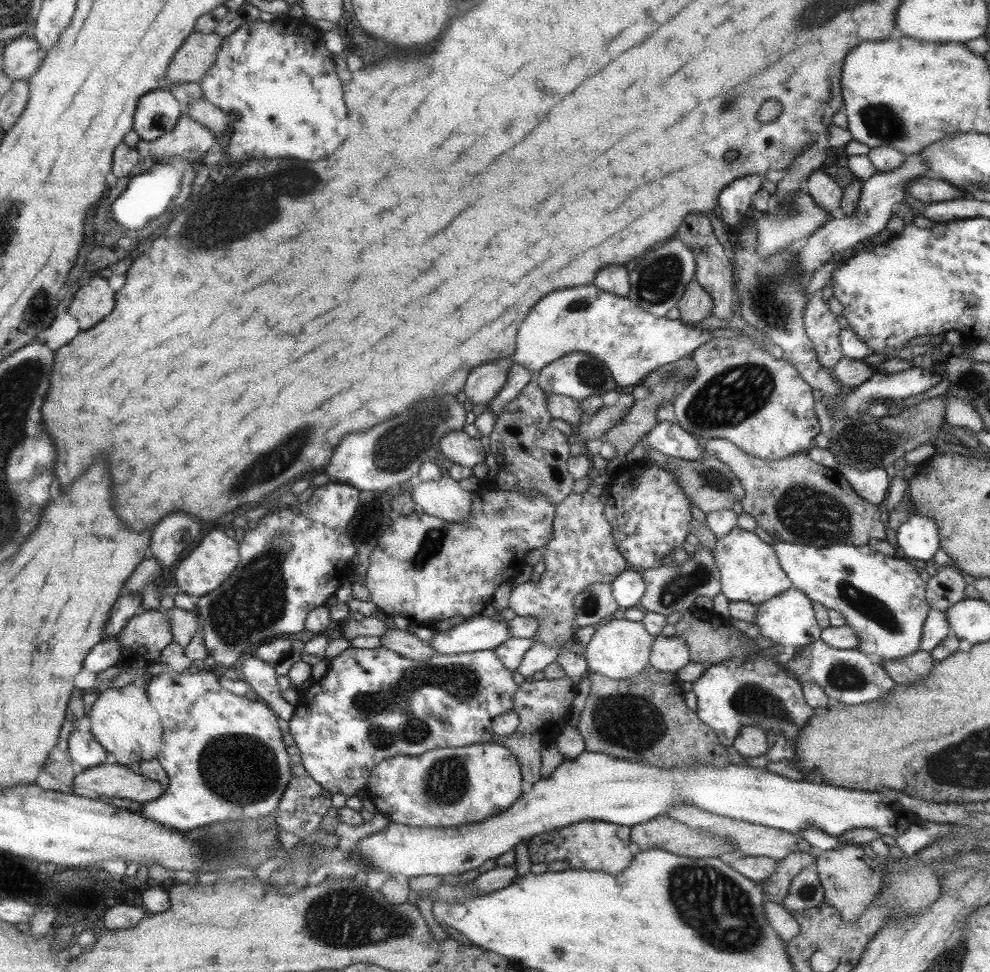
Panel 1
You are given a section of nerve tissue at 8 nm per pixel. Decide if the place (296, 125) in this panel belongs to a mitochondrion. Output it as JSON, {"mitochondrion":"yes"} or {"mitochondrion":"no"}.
{"mitochondrion":"no"}

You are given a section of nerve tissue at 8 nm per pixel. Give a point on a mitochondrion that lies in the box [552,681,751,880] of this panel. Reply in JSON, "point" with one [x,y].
{"point":[635,723]}

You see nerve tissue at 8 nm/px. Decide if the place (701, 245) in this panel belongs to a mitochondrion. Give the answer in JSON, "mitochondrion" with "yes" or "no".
{"mitochondrion":"yes"}

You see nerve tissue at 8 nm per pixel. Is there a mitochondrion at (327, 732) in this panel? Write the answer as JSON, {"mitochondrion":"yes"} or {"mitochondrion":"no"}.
{"mitochondrion":"no"}

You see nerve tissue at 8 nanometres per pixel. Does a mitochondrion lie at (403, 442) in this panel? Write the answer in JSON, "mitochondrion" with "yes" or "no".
{"mitochondrion":"yes"}

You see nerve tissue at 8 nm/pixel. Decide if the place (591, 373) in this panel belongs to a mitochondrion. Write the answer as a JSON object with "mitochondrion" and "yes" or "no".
{"mitochondrion":"yes"}

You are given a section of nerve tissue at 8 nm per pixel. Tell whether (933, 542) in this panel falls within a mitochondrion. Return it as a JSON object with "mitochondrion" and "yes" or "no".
{"mitochondrion":"no"}

